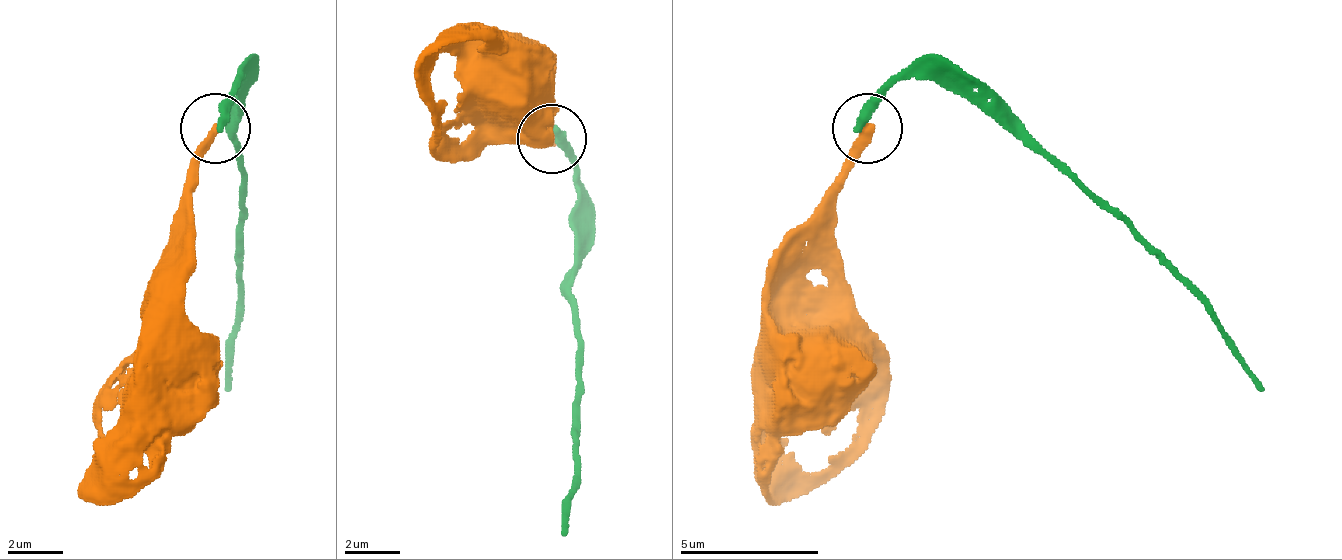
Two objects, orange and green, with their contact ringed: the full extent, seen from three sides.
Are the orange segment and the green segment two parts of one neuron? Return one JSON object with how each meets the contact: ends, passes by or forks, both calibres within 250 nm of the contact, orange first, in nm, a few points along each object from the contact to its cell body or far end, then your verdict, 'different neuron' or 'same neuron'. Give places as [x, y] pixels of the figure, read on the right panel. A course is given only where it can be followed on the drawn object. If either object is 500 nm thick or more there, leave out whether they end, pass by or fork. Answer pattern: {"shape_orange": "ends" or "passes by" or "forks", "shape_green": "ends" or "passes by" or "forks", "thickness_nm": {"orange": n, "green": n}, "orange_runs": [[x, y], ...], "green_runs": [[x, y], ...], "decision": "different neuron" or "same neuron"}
{"shape_orange": "ends", "shape_green": "ends", "thickness_nm": {"orange": 320, "green": 360}, "orange_runs": [[865, 130], [837, 199], [768, 290], [768, 332], [809, 367]], "green_runs": [[865, 123], [914, 74], [949, 74], [1005, 109], [1172, 269], [1262, 387]], "decision": "different neuron"}

